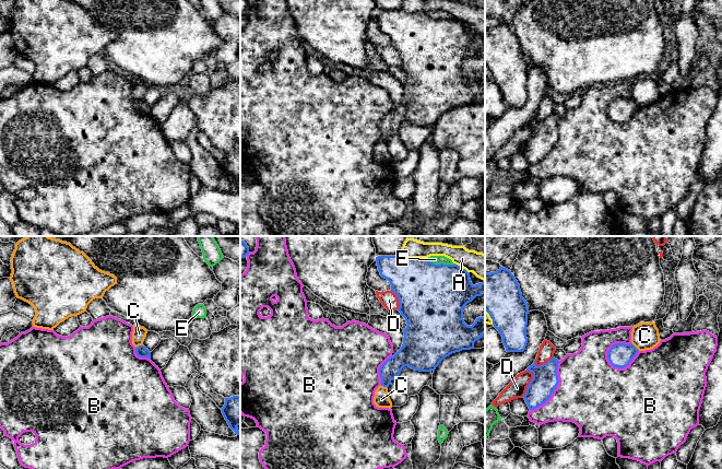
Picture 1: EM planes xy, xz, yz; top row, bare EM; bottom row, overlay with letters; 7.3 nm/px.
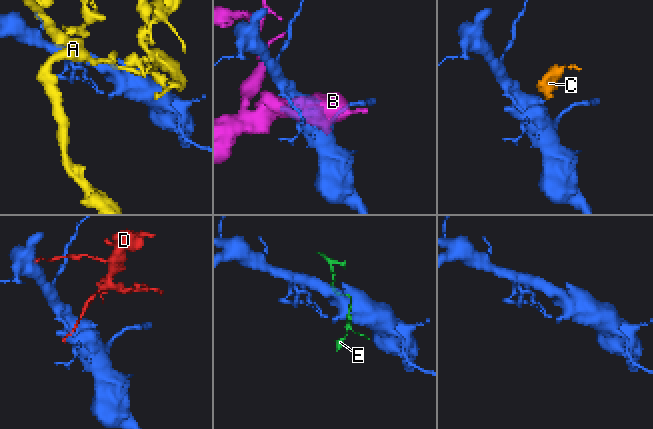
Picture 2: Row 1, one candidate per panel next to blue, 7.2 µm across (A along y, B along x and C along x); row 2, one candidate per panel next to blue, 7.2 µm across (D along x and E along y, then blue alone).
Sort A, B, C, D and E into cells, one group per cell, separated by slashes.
A D / B / C / E

